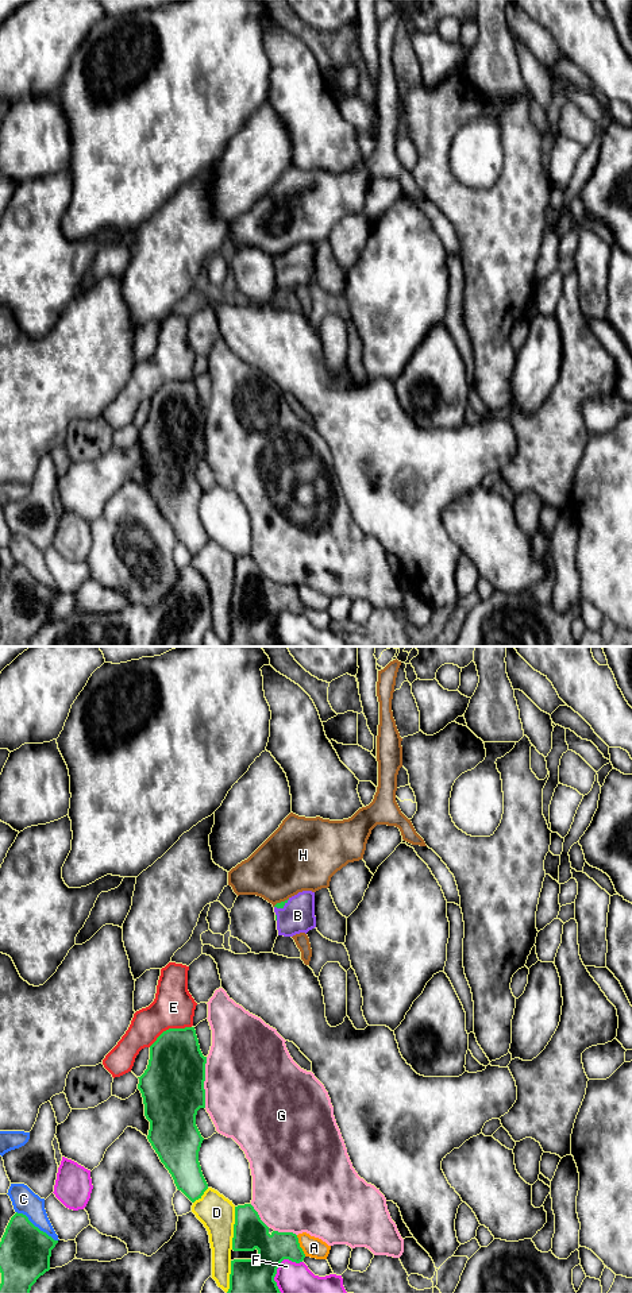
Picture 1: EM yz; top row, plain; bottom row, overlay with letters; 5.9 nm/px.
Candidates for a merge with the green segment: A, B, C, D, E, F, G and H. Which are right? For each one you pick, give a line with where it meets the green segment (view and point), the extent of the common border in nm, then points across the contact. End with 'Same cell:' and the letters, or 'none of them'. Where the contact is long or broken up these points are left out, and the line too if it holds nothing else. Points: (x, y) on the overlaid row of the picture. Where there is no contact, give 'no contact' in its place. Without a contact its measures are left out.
B: meets green in yz at (281, 907); contact 110 nm long; runs through yz (281, 904), (281, 907), (288, 914), (297, 915)
Same cell: B

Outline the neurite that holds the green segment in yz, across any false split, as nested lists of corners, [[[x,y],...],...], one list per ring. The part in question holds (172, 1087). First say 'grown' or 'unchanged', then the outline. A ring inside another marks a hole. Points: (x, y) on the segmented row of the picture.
unchanged; [[[194,1027],[169,1028],[150,1046],[150,1060],[144,1073],[138,1077],[138,1089],[150,1122],[147,1139],[161,1162],[172,1174],[174,1184],[192,1203],[208,1189],[199,1162],[204,1138],[196,1126],[196,1115],[205,1108],[205,1064]]]

